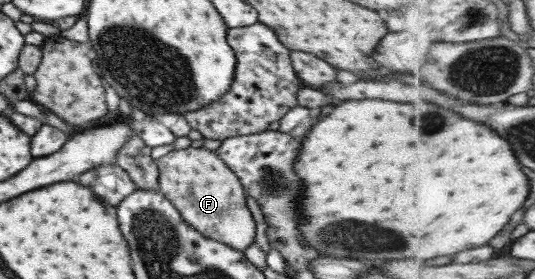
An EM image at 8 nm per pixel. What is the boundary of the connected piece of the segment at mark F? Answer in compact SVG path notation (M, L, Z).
M205 147L170 150L154 160L158 169L156 191L168 199L187 222L207 239L217 240L237 251L254 242L255 223L245 204L245 191L238 177Z

